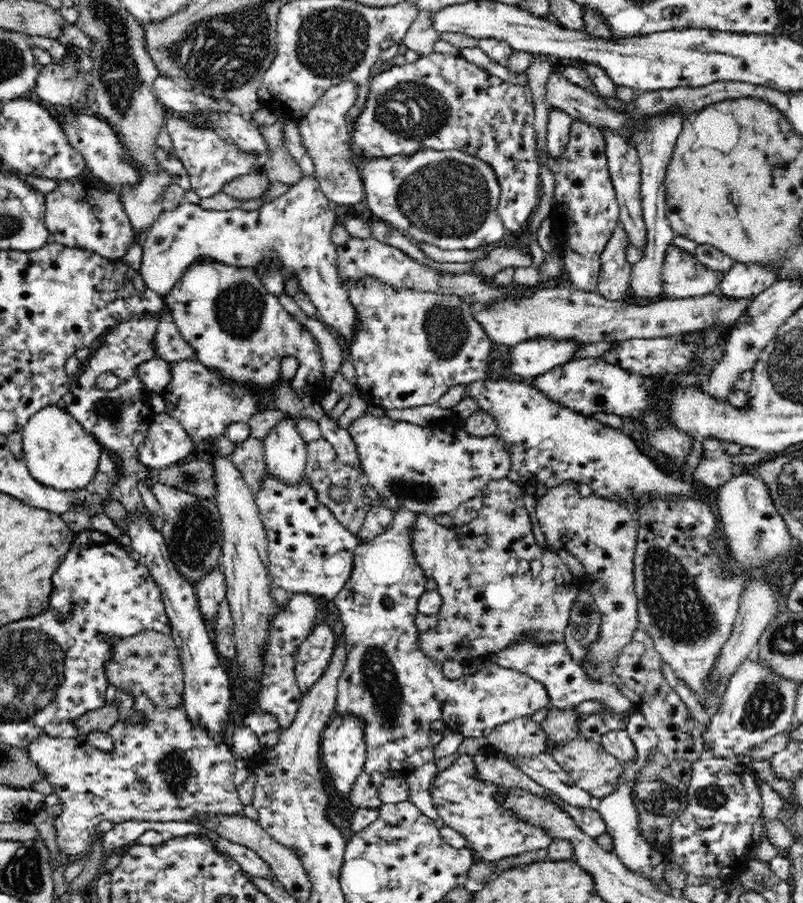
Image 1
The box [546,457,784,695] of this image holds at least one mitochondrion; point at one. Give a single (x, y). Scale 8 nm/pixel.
(677, 611)

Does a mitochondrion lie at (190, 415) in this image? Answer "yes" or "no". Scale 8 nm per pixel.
no

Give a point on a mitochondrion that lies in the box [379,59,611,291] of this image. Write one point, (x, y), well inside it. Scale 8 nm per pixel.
(446, 198)

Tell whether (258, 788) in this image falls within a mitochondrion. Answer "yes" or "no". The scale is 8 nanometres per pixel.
no

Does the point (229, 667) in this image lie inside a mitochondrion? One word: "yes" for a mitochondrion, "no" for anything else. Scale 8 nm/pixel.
no

